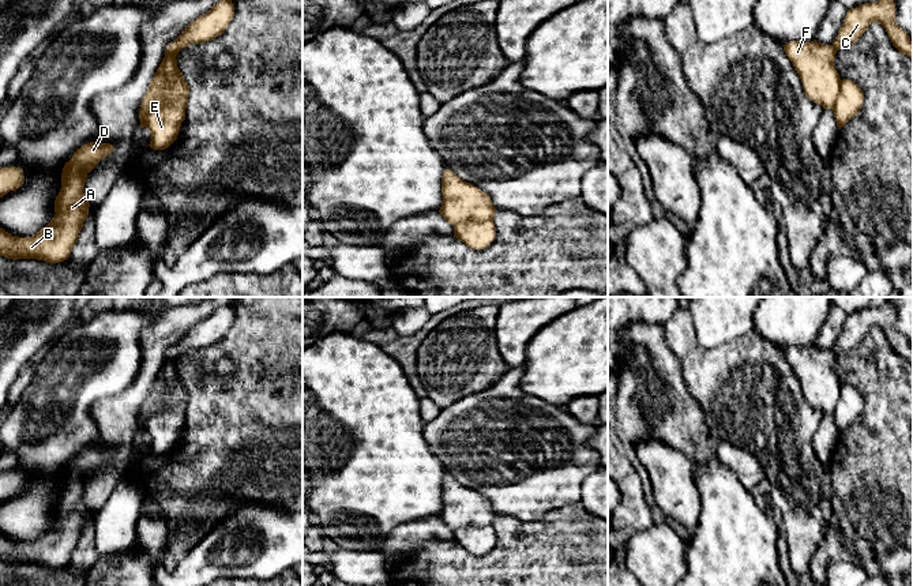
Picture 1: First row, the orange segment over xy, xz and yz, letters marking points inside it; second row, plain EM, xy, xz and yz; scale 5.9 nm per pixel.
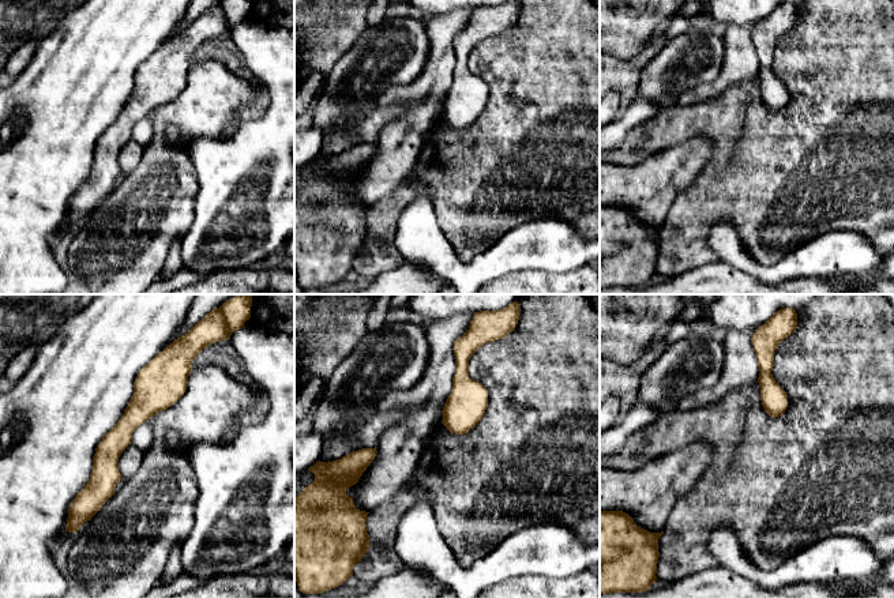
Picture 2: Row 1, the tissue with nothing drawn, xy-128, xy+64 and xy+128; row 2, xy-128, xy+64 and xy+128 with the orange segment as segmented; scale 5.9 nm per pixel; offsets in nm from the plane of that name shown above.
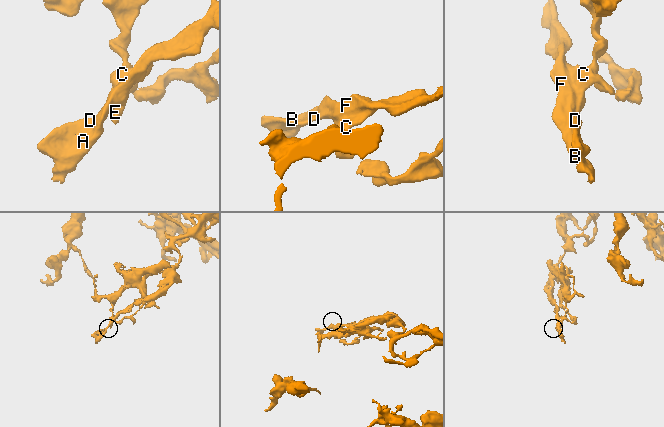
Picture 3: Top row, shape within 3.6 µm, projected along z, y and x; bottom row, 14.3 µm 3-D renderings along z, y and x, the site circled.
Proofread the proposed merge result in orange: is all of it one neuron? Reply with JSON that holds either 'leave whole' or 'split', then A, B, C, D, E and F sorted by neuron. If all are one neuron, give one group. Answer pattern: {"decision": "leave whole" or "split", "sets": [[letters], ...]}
{"decision": "split", "sets": [["A", "B", "D", "F"], ["C", "E"]]}

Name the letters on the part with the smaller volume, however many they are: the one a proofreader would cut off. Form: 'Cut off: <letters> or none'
Cut off: C, E

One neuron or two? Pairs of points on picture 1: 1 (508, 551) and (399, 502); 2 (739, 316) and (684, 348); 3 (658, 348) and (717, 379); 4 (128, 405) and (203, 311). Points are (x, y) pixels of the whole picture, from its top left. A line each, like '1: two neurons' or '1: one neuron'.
1: two neurons
2: two neurons
3: two neurons
4: one neuron

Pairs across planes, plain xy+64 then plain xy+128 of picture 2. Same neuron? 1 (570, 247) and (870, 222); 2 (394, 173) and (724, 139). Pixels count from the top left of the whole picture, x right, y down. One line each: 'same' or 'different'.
1: different
2: different

